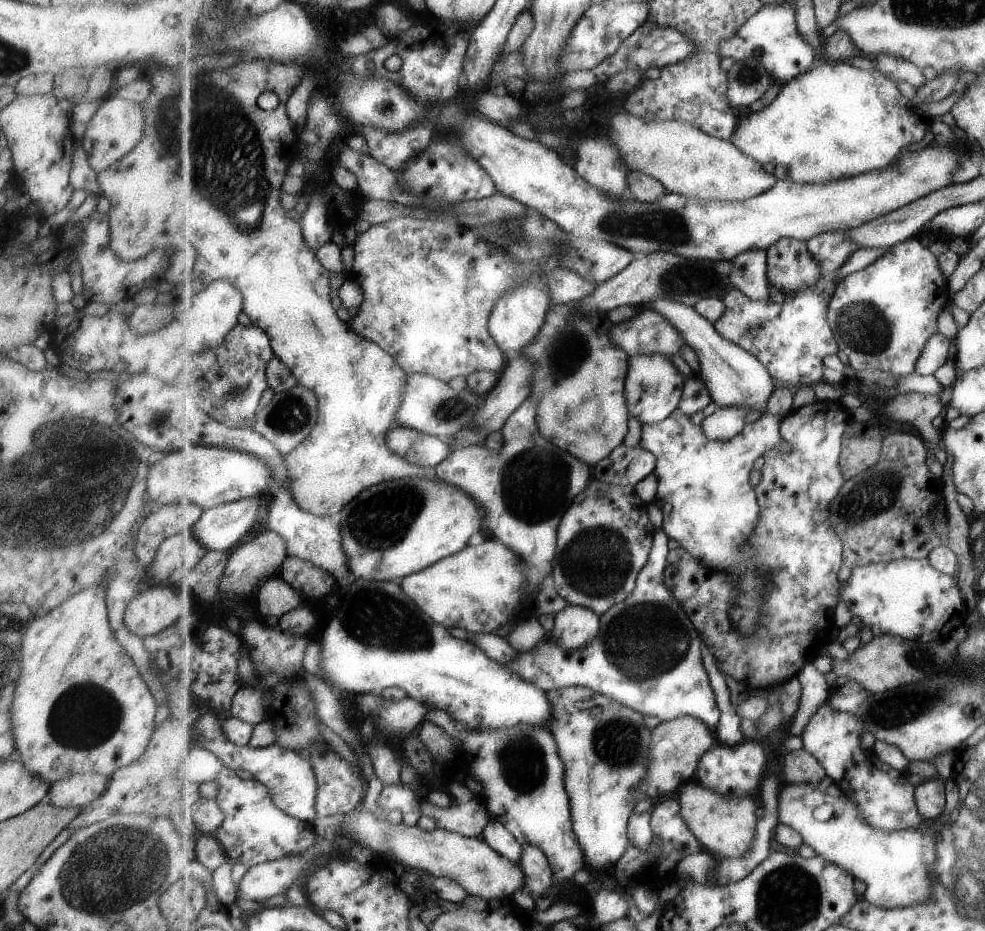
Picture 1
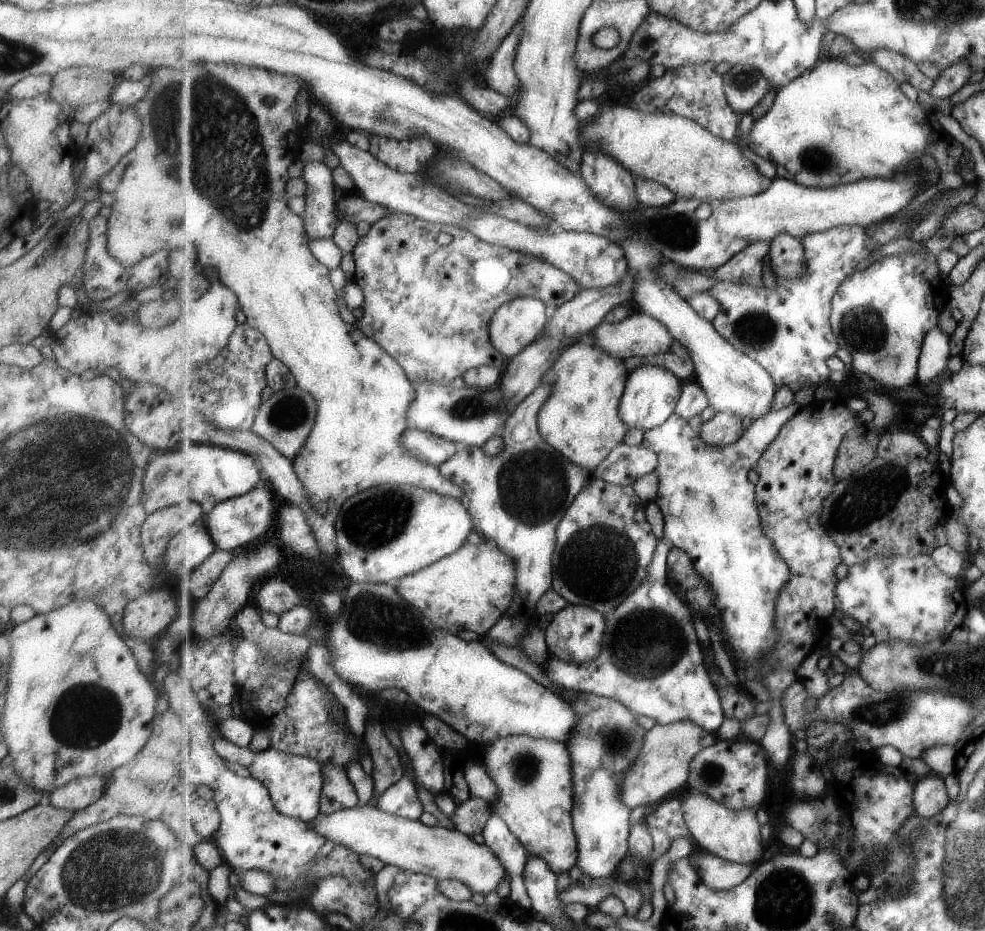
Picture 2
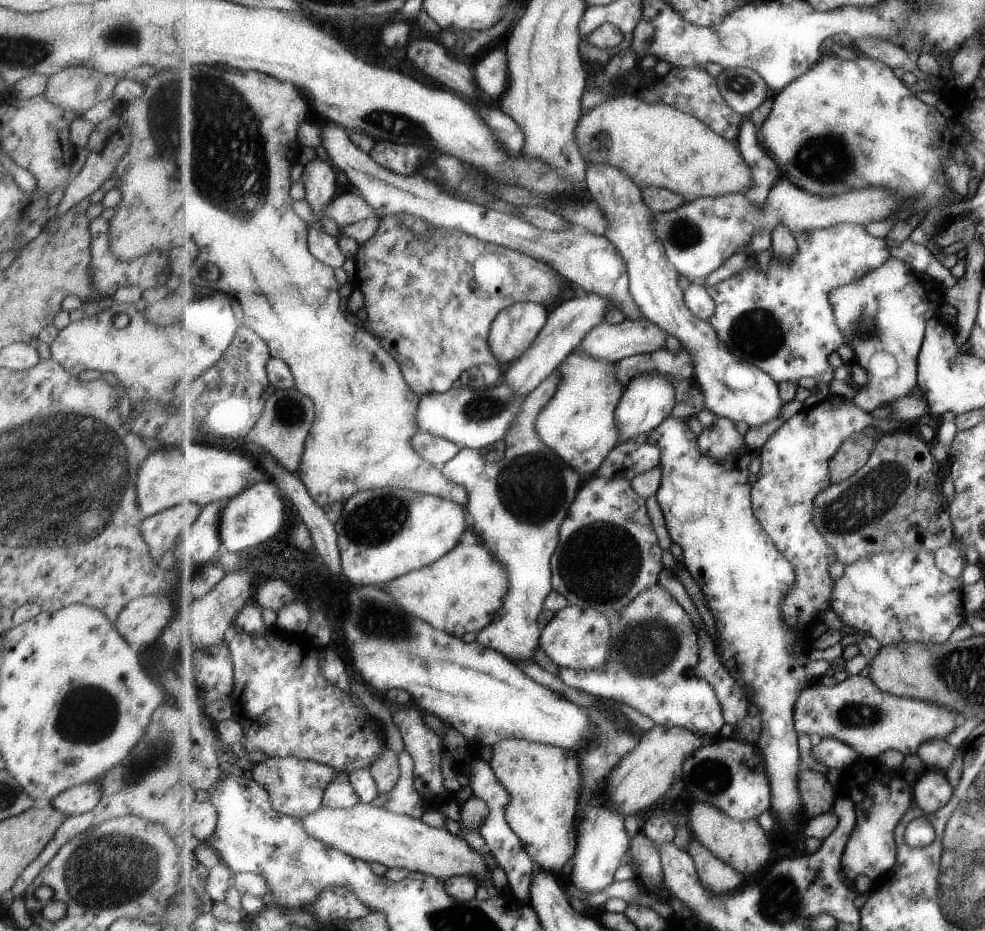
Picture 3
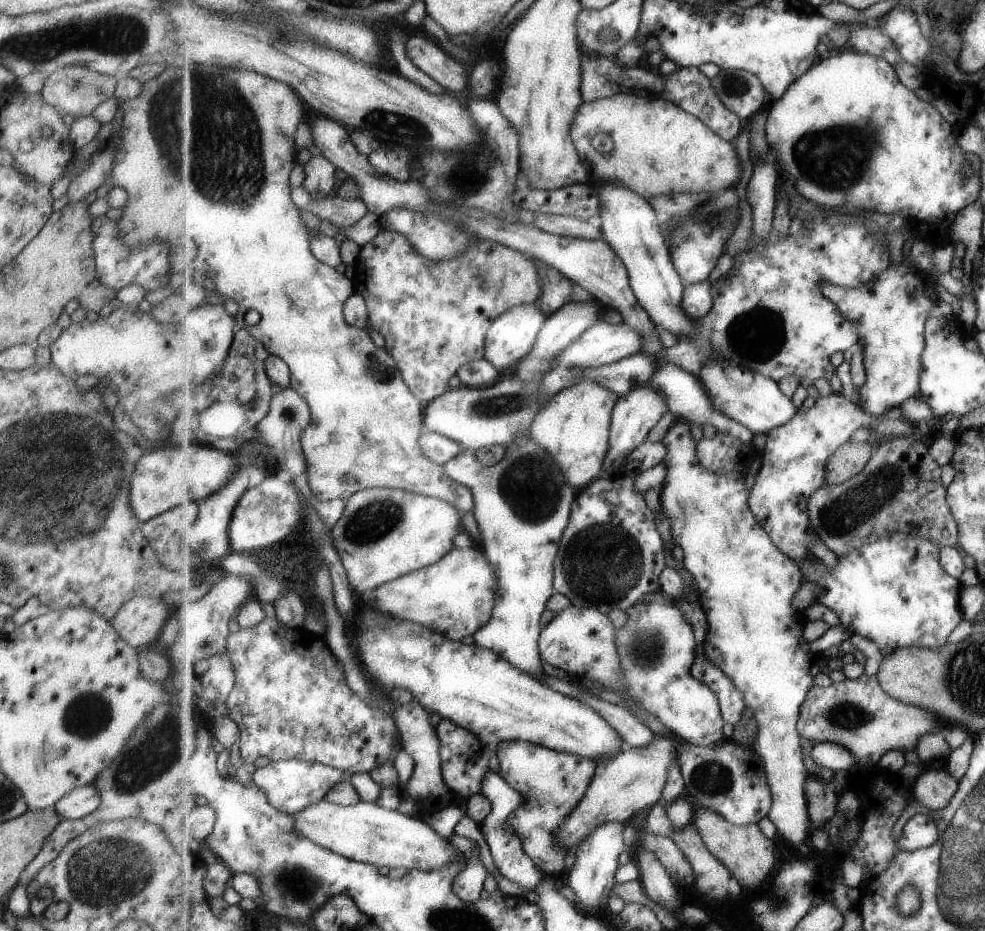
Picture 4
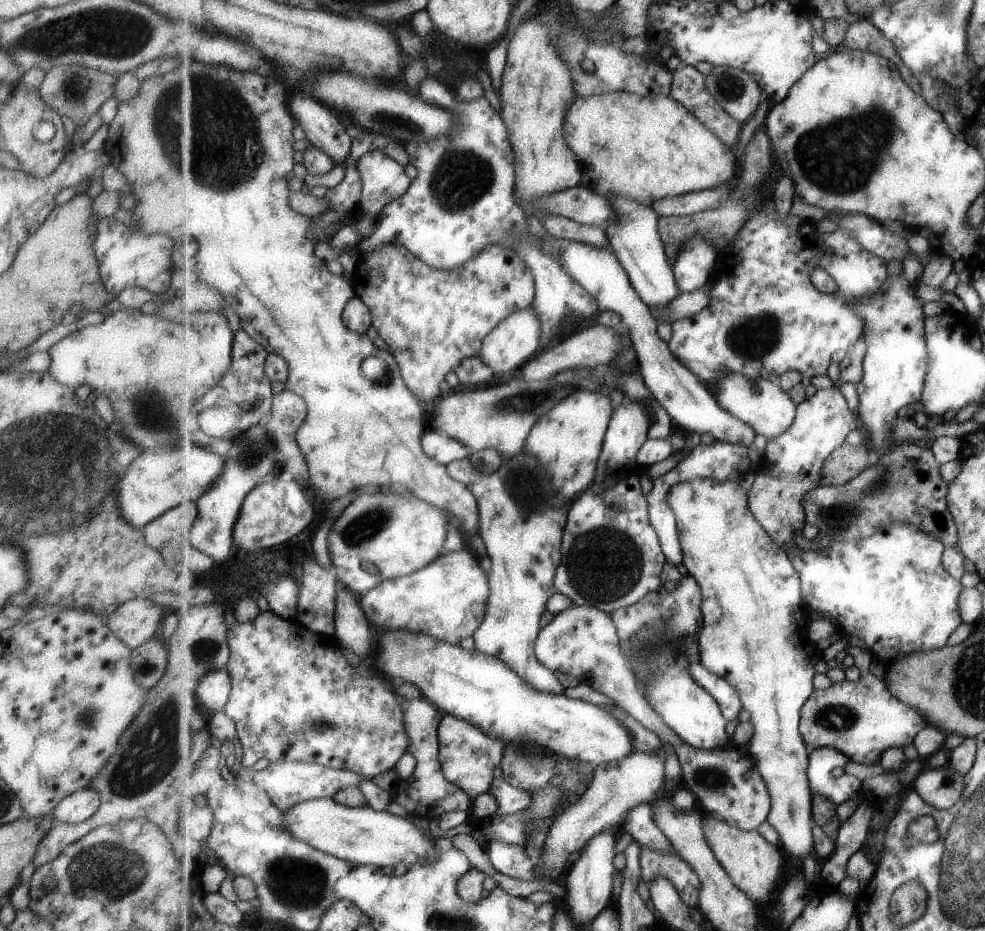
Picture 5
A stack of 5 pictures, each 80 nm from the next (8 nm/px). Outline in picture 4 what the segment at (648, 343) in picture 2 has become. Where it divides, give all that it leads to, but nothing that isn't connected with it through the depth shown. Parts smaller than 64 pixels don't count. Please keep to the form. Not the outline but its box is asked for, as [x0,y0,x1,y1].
[555,320,642,367]

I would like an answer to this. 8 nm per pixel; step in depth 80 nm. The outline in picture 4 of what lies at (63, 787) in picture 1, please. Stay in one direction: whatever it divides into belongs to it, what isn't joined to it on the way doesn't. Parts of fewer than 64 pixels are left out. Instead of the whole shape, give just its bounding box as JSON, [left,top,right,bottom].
[52,783,100,820]

